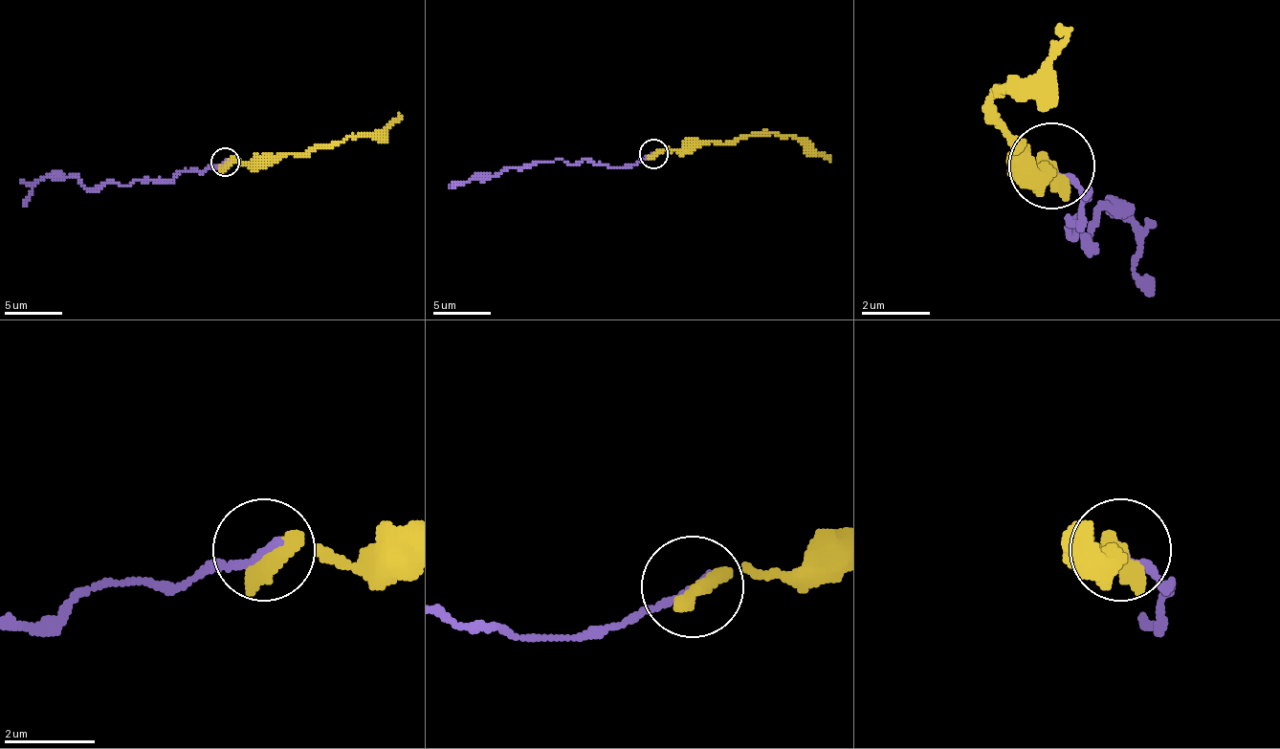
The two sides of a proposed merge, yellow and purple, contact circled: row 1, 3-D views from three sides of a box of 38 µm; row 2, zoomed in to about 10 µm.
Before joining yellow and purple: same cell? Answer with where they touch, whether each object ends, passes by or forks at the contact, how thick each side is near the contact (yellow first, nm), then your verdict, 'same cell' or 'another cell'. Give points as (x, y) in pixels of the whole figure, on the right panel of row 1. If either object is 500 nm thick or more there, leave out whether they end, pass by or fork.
(1051, 165) | yellow ends | purple ends | 480/190 nm | same cell

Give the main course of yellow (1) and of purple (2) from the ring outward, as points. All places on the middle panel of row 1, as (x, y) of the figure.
1: (654, 153), (700, 147), (709, 142), (735, 144), (749, 136), (772, 133), (805, 139), (830, 162)
2: (654, 153), (622, 167), (607, 167), (584, 159), (567, 165), (556, 159), (533, 162), (472, 176), (452, 187)

